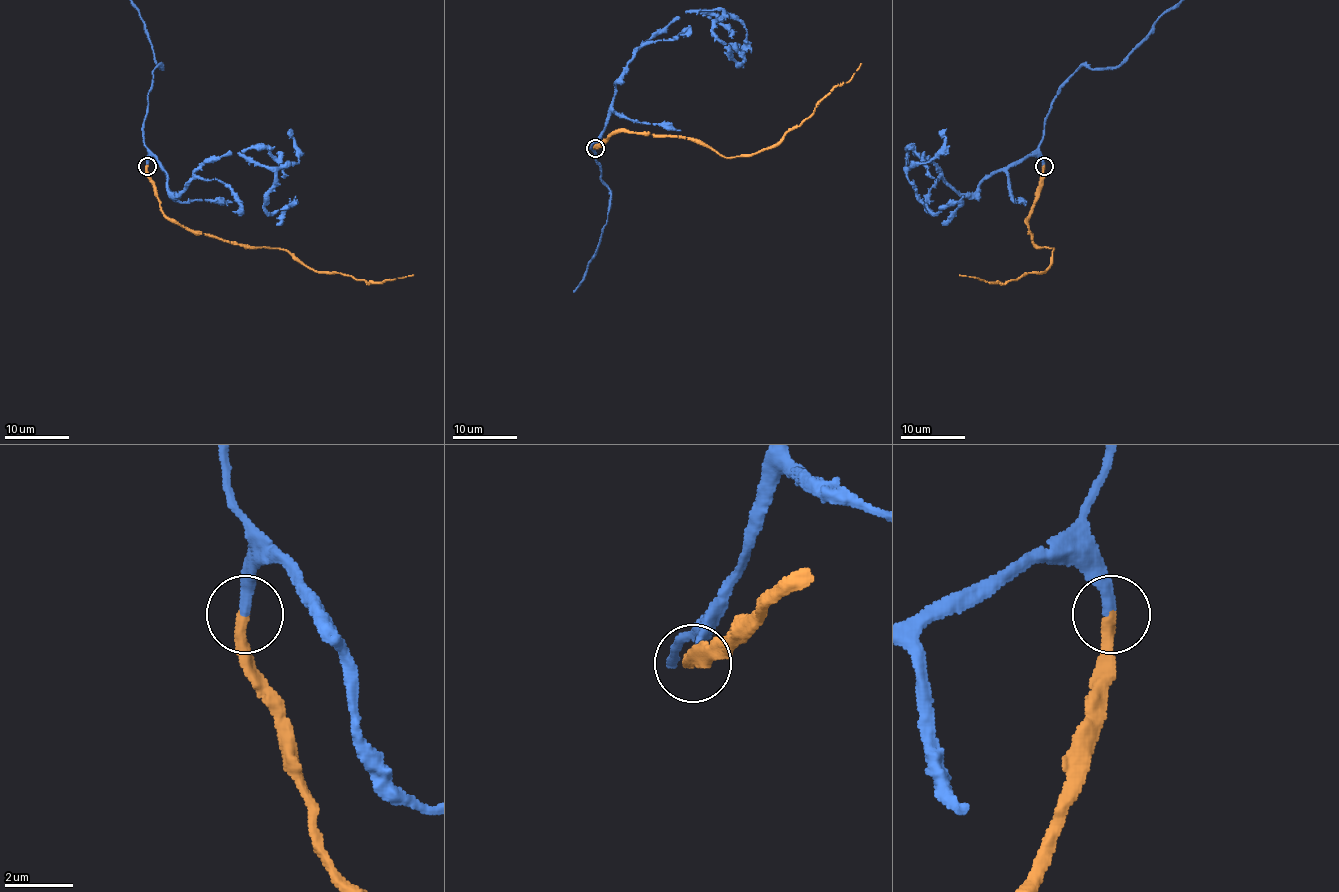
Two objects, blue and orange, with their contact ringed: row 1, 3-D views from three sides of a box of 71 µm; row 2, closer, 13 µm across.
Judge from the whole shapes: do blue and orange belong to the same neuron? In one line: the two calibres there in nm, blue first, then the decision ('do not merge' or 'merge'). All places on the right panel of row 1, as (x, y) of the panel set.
360/360 nm | merge

